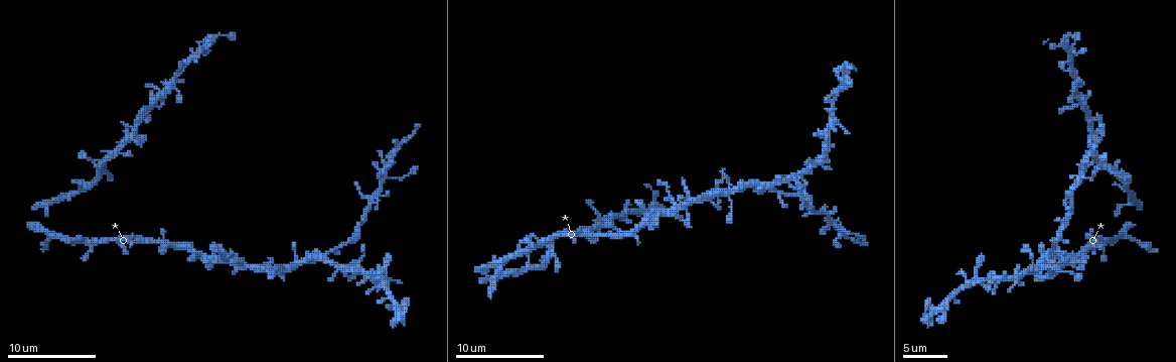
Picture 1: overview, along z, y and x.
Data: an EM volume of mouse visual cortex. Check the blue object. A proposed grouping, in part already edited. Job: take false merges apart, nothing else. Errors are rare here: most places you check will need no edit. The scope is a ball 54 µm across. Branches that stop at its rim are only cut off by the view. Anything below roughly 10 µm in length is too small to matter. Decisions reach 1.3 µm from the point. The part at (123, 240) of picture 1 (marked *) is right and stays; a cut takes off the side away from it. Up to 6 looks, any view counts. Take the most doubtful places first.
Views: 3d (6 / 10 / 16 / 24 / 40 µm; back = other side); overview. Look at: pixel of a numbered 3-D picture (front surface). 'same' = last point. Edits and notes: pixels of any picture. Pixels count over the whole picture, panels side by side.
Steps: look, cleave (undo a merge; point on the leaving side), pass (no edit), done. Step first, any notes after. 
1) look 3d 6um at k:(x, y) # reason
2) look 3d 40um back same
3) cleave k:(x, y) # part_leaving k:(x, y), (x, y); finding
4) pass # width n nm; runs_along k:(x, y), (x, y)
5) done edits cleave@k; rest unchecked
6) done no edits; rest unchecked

look 3d 10um at 1:(774, 186) # branch point

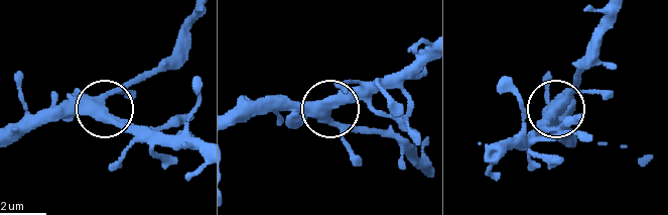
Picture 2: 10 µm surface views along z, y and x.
pass # arms 3; one neuron here

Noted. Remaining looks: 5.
look 3d 10um at 1:(1081, 164) # sudden change in width

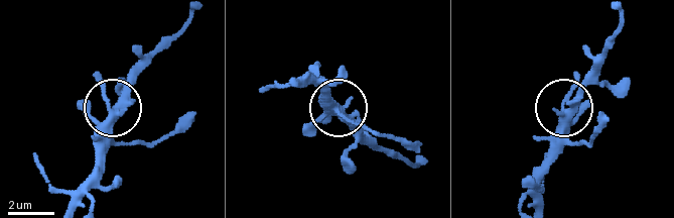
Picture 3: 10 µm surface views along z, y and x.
look 3d 6um at 3:(113, 112) # zoom in

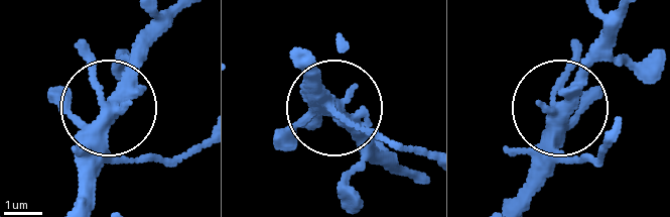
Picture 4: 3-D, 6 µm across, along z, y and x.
pass # runs_along 4:(523, 197), (552, 110), (610, 45); all the same neuron

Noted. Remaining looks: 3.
look 3d 16um at 1:(709, 199) # a narrow waist

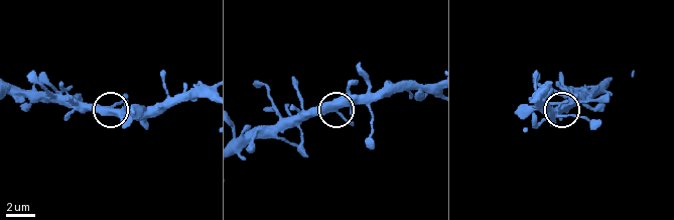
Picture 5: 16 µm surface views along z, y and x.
pass # arms 4; runs_along 5:(242, 146), (260, 137), (278, 136), (364, 95); all the same neuron

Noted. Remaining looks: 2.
done no edits; rest unchecked

